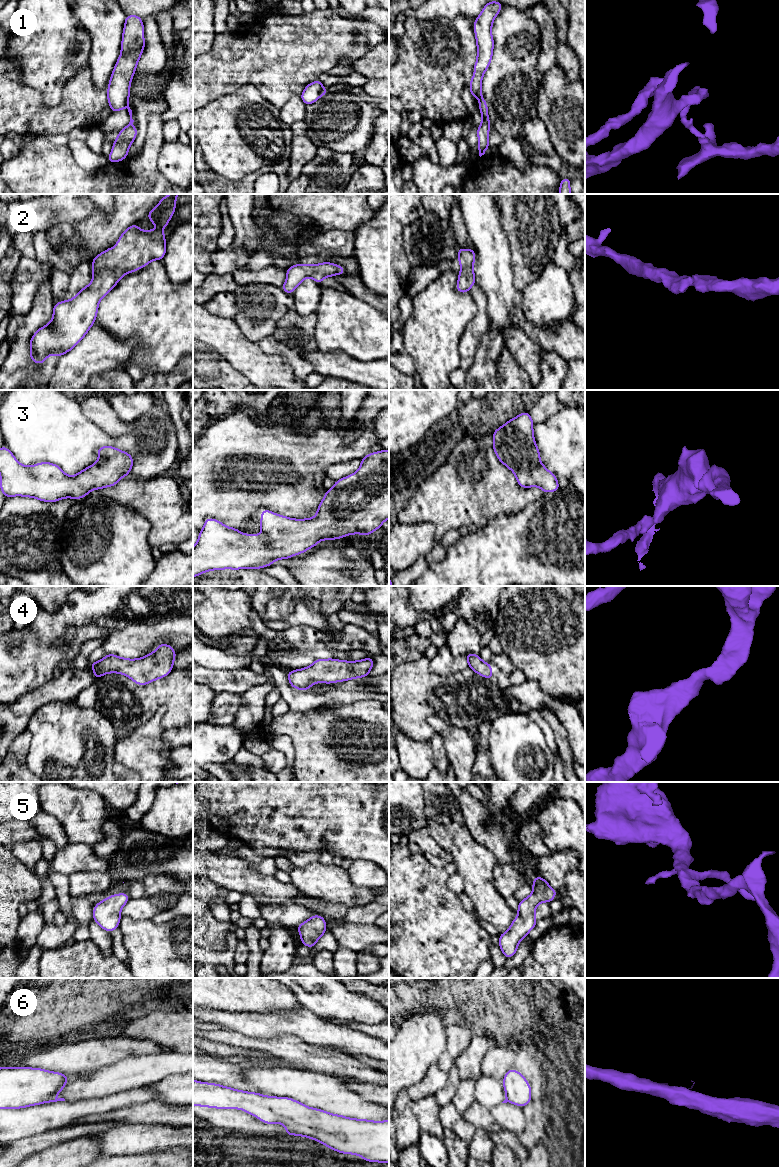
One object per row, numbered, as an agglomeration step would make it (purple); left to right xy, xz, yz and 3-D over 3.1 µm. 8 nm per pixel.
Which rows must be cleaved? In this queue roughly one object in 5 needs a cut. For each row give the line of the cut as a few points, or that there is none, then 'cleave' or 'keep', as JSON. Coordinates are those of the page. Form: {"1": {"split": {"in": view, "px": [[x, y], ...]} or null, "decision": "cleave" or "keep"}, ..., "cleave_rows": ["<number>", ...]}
{"1": {"split": {"in": "xy", "px": [[127, 99], [125, 106]]}, "decision": "cleave"}, "2": {"split": null, "decision": "keep"}, "3": {"split": null, "decision": "keep"}, "4": {"split": null, "decision": "keep"}, "5": {"split": null, "decision": "keep"}, "6": {"split": null, "decision": "keep"}, "cleave_rows": ["1"]}

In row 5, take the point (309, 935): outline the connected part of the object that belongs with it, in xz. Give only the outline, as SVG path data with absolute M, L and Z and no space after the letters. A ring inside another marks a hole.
M313 915L296 927L301 937L301 944L313 949L326 930L326 920L321 915Z

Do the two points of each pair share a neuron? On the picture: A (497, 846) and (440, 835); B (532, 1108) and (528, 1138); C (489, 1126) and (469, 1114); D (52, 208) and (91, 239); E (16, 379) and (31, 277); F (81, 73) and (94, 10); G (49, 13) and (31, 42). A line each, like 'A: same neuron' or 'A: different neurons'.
A: different neurons
B: same neuron
C: same neuron
D: different neurons
E: different neurons
F: different neurons
G: same neuron

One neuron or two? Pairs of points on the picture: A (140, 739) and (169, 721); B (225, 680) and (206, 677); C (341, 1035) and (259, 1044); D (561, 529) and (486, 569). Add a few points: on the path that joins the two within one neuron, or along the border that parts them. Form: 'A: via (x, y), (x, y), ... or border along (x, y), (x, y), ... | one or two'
A: border along (166, 708), (161, 706), (146, 722), (138, 727) | two
B: via (220, 680), (211, 678) | one
C: border along (276, 1036), (295, 1035), (305, 1042), (322, 1045) | two
D: via (542, 543), (533, 548), (510, 549), (505, 552) | one

